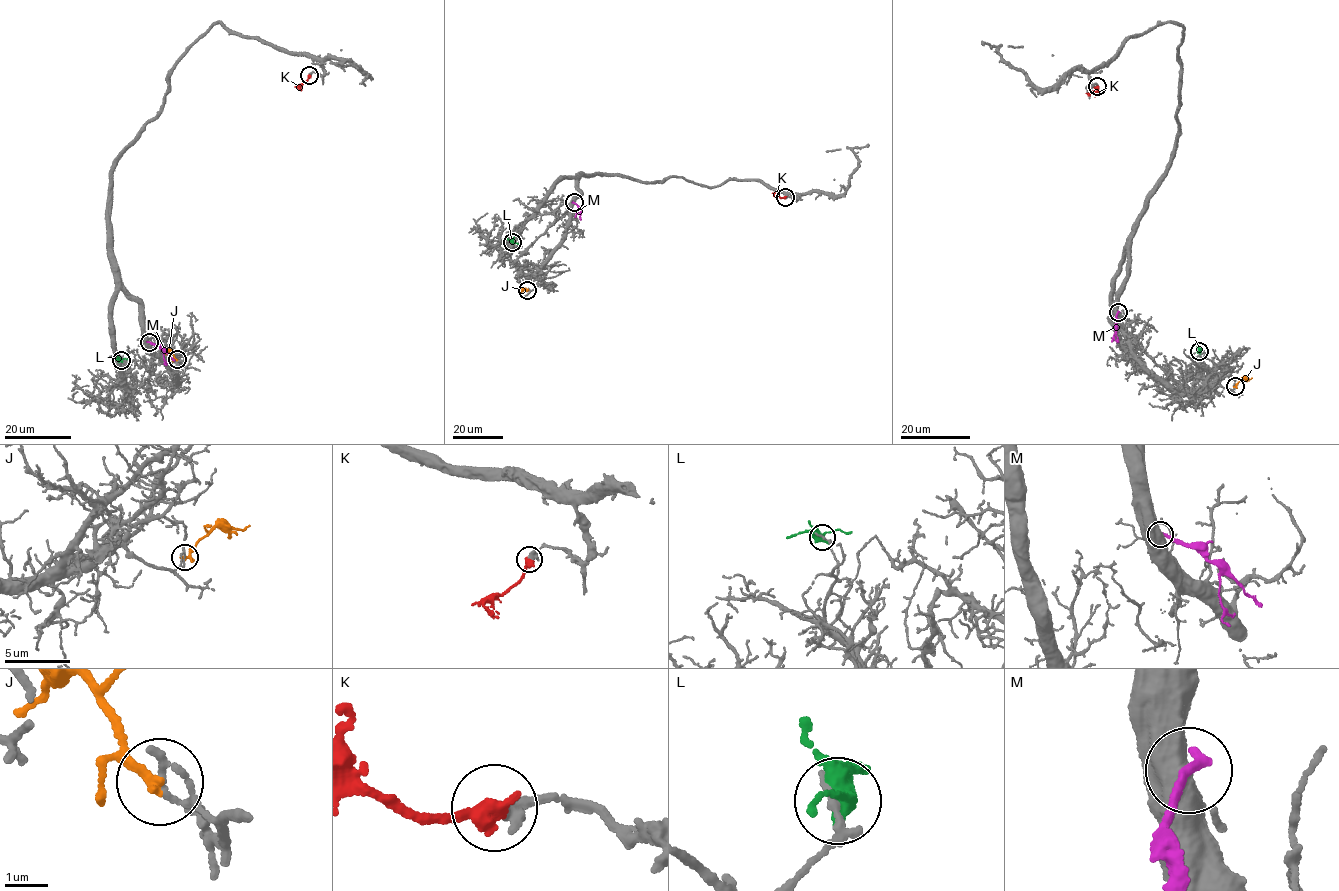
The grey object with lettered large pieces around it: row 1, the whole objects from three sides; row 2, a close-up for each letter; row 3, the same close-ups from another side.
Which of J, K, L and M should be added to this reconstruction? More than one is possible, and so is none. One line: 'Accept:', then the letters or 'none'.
Accept: K

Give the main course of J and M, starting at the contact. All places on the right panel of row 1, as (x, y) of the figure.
J: (1235, 386), (1244, 378), (1252, 378)
M: (1118, 312), (1114, 335), (1118, 342)

